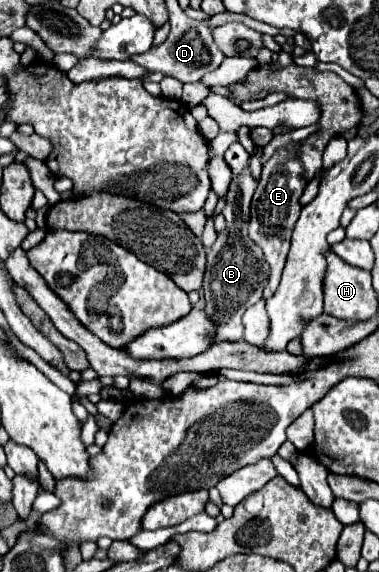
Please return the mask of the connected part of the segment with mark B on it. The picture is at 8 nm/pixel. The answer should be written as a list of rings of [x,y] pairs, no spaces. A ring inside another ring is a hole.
[[[240,142],[232,144],[226,154],[224,162],[232,170],[232,180],[226,194],[226,206],[222,216],[226,218],[224,232],[218,232],[214,246],[208,252],[206,272],[204,272],[204,298],[206,298],[206,312],[216,324],[216,342],[222,340],[242,340],[242,314],[246,308],[256,304],[262,298],[262,290],[268,284],[268,264],[256,244],[252,244],[248,236],[248,220],[250,220],[250,200],[256,190],[256,180],[250,172],[250,154],[244,150]]]

